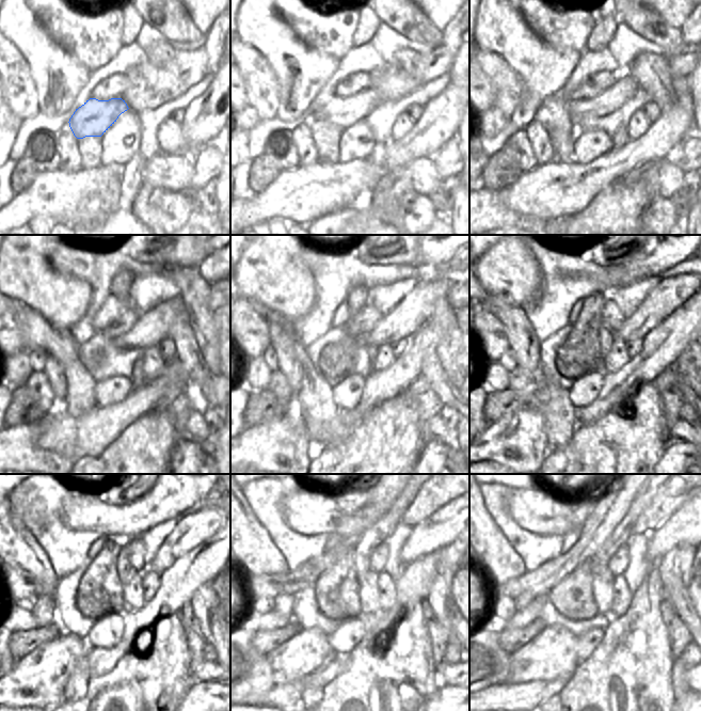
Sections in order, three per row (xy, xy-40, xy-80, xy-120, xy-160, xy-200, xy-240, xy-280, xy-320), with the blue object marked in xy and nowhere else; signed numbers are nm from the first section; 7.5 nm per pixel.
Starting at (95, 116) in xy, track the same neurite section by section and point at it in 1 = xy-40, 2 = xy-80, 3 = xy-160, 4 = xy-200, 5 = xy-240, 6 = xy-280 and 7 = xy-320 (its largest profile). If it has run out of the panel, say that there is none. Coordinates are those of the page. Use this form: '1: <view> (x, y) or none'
1: xy-40 (343, 112)
2: xy-80 (625, 87)
3: xy-160 (415, 310)
4: xy-200 (670, 293)
5: xy-240 (191, 531)
6: xy-280 (442, 527)
7: xy-320 (686, 526)

